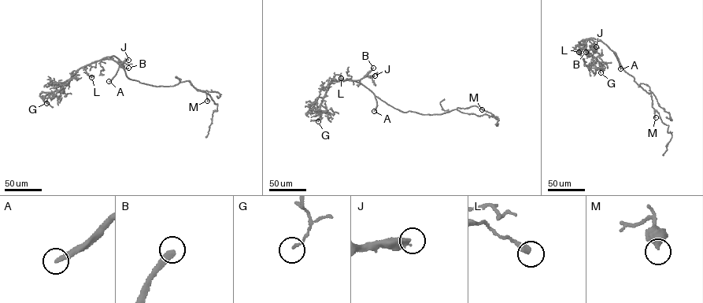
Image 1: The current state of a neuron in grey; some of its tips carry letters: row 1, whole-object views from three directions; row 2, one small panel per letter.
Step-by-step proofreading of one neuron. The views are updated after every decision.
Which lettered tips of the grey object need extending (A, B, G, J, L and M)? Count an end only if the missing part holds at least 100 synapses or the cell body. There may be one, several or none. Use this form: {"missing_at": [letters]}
{"missing_at": ["A", "B", "J"]}

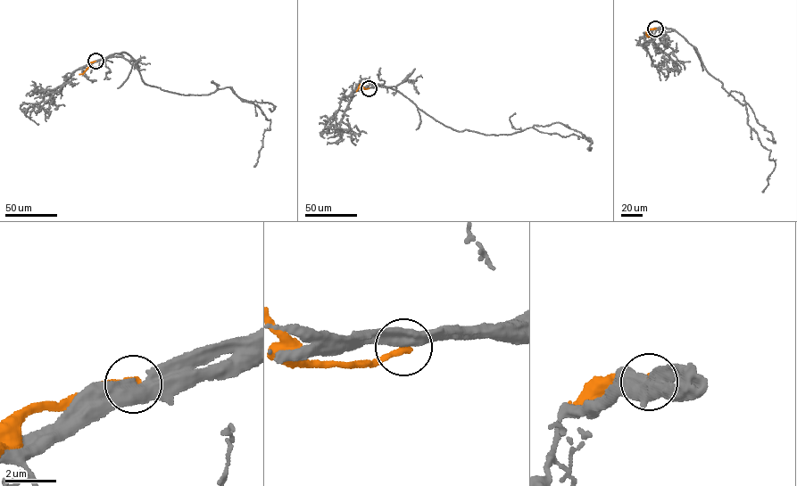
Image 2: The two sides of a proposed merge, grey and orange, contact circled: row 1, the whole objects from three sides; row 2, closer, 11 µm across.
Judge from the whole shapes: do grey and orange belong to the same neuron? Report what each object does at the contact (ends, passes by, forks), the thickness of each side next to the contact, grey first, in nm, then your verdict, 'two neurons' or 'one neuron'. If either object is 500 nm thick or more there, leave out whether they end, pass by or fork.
calibres 550 and 280 nm; two neurons

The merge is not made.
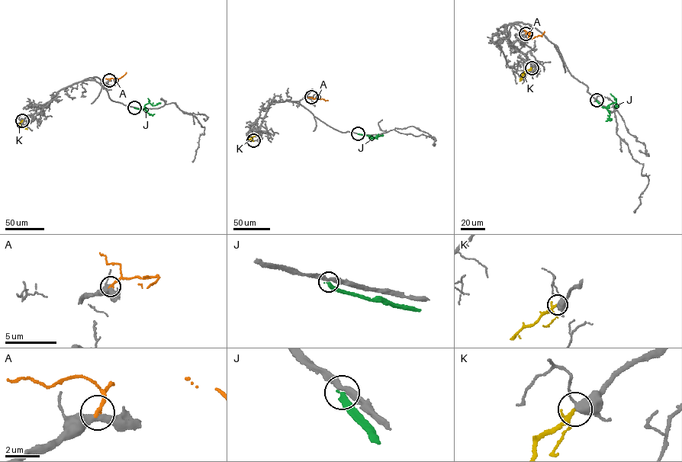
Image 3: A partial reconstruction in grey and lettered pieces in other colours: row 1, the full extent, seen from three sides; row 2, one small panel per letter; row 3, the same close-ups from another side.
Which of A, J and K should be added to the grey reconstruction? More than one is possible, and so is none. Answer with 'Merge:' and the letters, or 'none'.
Merge: K

